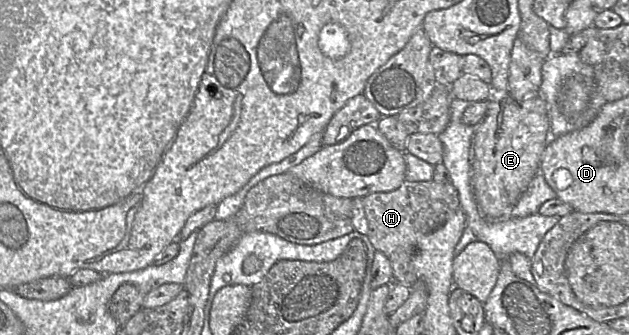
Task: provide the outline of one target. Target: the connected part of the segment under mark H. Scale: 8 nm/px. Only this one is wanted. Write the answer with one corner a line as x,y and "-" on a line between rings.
404,181
401,186
389,192
376,192
361,197
368,223
370,243
375,250
384,253
391,262
393,281
412,287
418,278
412,259
421,238
441,226
460,208
458,192
451,182

